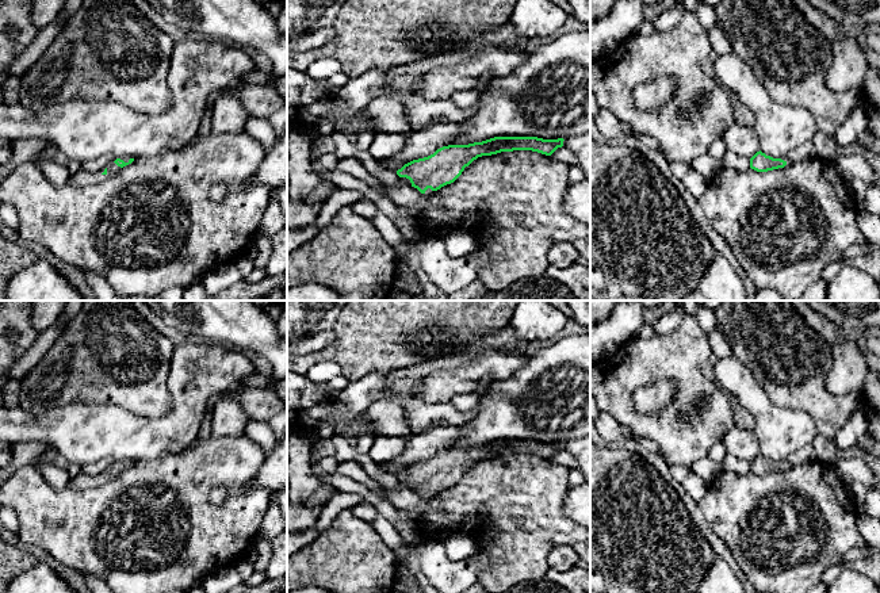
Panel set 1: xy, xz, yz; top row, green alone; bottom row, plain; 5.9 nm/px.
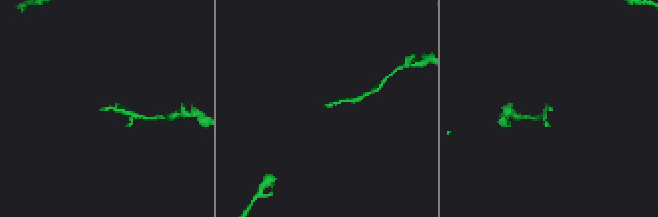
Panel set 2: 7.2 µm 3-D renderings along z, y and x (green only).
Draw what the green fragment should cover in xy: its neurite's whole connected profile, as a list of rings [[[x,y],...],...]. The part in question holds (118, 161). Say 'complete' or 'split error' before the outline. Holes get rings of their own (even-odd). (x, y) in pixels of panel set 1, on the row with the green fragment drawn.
split error | [[[120,157],[116,158],[114,162],[111,162],[102,175],[108,175],[112,176],[115,175],[120,168],[131,164],[134,161],[134,158],[129,158],[129,157]]]

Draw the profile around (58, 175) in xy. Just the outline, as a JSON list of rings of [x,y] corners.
[[[41,154],[32,157],[31,161],[38,165],[38,168],[42,171],[45,177],[49,179],[50,183],[54,185],[62,187],[68,184],[68,180],[72,176],[68,167],[57,164],[51,160],[46,160]]]

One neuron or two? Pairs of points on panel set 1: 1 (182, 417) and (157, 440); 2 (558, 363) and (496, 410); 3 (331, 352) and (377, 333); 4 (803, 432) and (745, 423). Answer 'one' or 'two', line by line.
1: one
2: one
3: one
4: two

